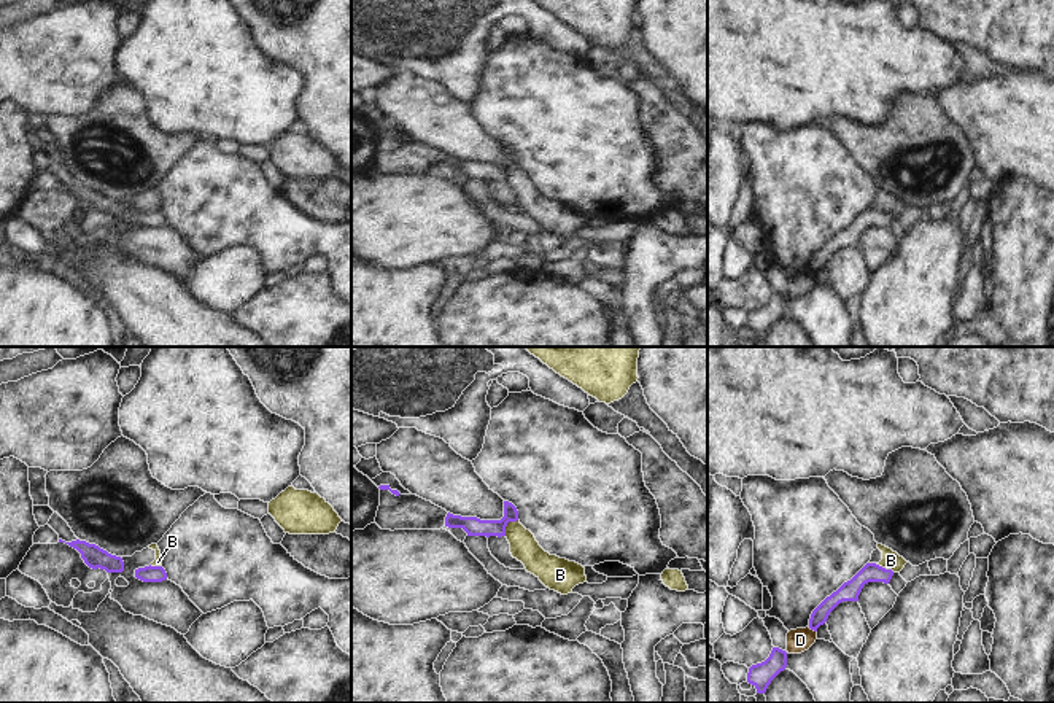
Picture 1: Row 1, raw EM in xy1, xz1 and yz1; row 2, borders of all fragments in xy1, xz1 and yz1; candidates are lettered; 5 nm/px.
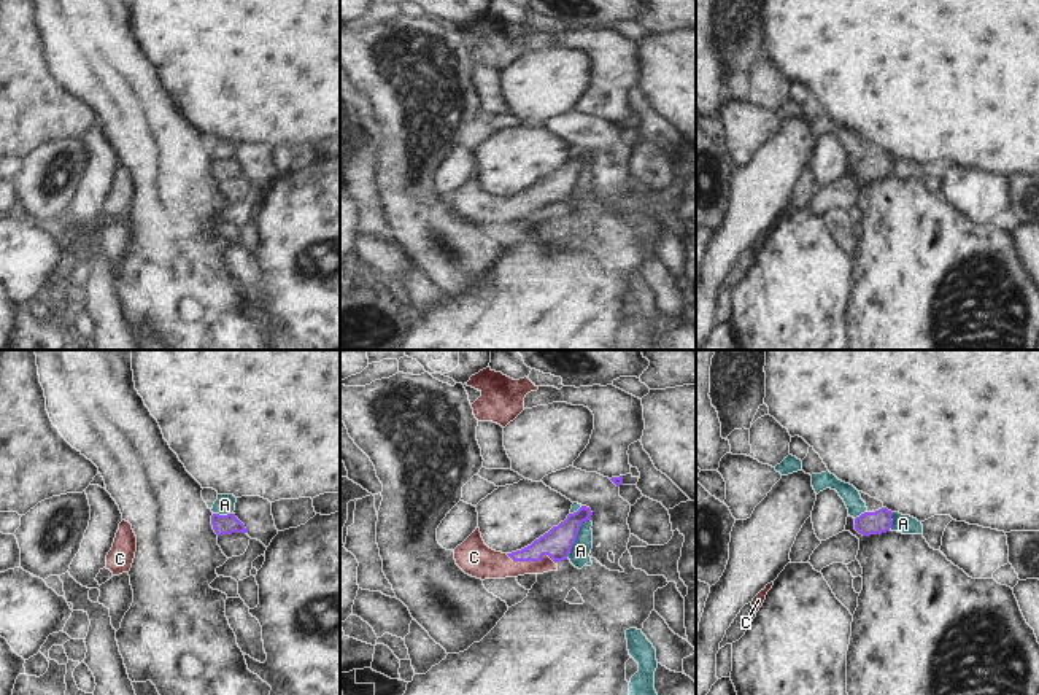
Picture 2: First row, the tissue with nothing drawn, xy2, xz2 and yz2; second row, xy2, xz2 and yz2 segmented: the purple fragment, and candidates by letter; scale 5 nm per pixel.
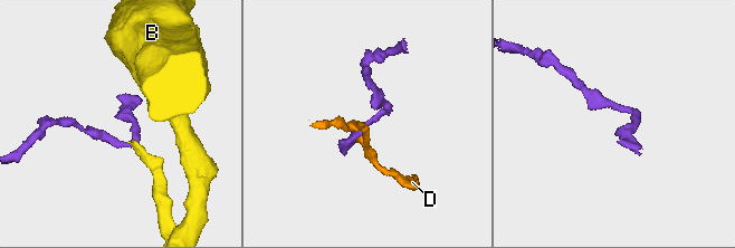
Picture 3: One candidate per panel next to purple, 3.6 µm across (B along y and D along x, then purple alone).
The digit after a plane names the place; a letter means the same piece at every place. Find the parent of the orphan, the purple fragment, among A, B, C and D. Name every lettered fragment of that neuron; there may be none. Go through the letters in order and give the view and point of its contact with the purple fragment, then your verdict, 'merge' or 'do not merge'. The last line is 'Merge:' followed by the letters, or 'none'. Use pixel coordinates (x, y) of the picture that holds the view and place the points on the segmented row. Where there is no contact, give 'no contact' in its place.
A: contact xz2 (575, 536); do not merge
B: contact xz1 (506, 525); do not merge
C: contact xz2 (531, 560); merge
D: contact yz1 (813, 629); do not merge
Merge: C

